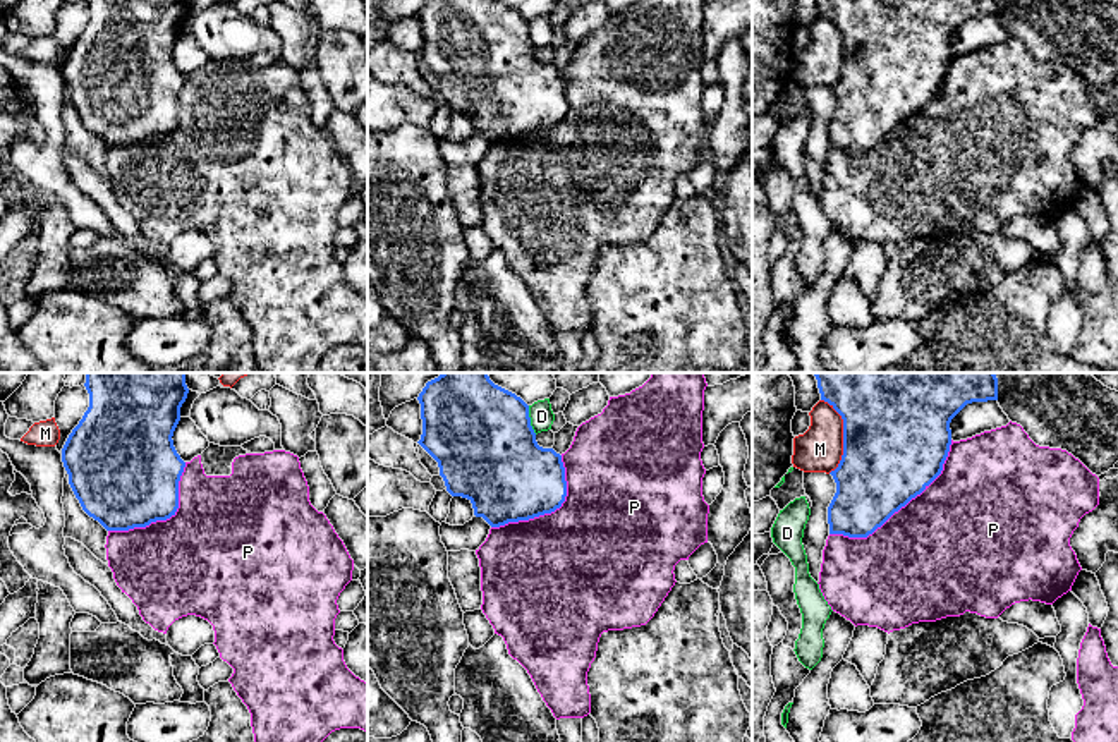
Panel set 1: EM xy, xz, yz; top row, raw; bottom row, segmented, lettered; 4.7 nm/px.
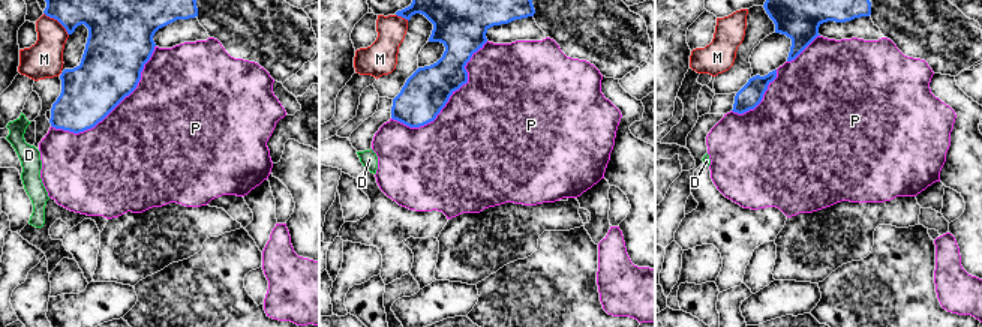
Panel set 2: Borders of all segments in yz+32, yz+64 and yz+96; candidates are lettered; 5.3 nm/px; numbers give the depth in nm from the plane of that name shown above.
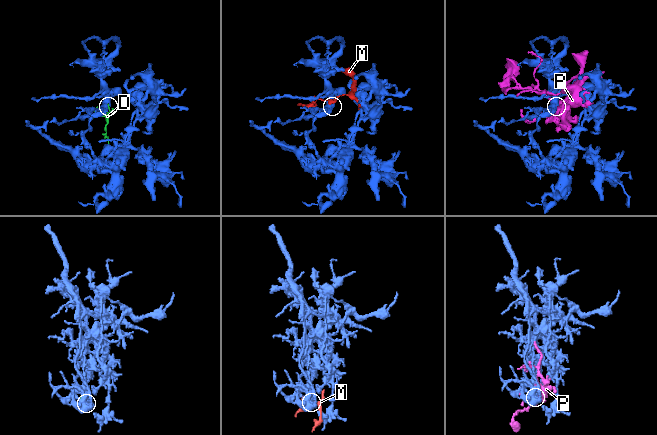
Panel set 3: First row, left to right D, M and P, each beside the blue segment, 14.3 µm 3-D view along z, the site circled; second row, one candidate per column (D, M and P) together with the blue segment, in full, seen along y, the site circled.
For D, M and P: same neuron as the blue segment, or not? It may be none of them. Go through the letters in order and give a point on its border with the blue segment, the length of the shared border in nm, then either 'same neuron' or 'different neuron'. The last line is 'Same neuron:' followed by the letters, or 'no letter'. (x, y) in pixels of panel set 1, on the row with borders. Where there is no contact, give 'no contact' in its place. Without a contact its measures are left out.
D: xz (529, 419) | 140 nm | different neuron
M: yz (844, 435) | 360 nm | different neuron
P: yz (900, 507) | 750 nm | same neuron
Same neuron: P

